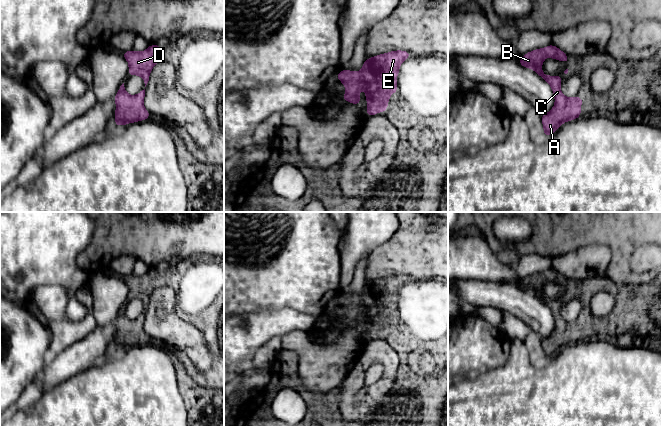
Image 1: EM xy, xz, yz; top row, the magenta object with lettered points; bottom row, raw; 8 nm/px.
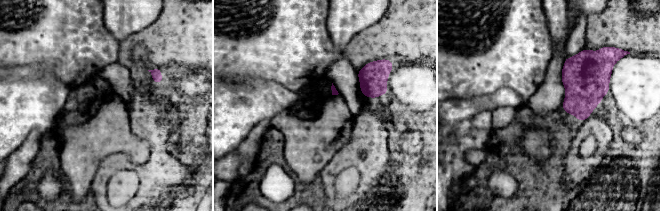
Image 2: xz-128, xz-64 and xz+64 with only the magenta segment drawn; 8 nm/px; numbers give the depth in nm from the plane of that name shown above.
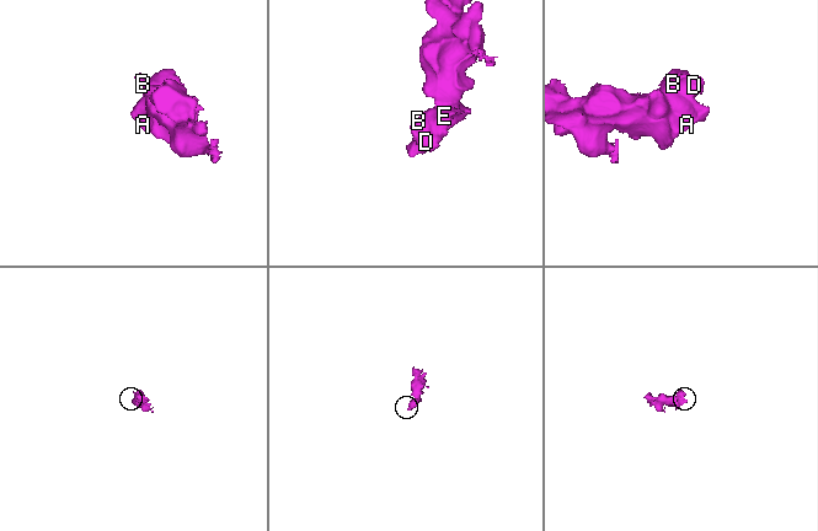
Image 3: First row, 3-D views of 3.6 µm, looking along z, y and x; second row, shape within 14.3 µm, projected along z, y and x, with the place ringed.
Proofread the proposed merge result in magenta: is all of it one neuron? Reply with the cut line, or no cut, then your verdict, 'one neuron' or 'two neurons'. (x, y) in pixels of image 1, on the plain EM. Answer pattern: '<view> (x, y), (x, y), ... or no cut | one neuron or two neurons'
no cut | one neuron

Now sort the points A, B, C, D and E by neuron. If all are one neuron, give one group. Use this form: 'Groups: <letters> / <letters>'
Groups: A B C D E

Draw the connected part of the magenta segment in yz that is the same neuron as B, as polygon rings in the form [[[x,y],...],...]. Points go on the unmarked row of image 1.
[[[555,269],[528,276],[518,285],[520,289],[533,293],[543,304],[550,308],[553,314],[555,329],[547,338],[541,340],[544,361],[554,357],[564,346],[579,342],[583,325],[581,321],[568,322],[563,319],[560,314],[561,300],[548,300],[542,296],[542,287],[546,281],[568,288],[569,281]]]

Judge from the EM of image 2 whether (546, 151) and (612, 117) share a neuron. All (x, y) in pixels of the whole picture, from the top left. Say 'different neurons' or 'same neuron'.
different neurons

